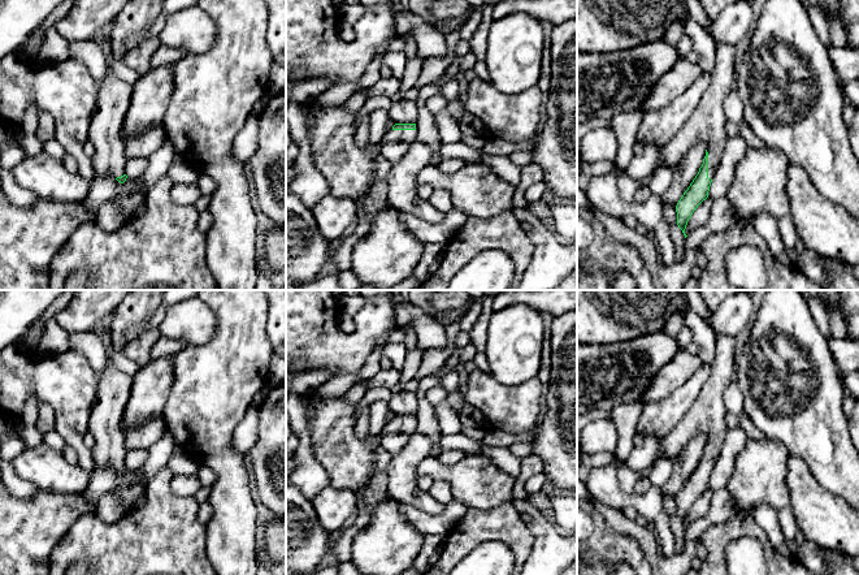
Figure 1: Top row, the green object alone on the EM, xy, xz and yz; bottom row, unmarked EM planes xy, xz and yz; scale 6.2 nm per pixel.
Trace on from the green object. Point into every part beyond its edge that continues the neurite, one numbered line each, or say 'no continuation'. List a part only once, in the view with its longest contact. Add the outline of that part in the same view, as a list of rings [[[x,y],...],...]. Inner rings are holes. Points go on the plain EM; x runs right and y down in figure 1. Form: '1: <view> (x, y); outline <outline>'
1: yz (707, 415); outline [[[716,333],[716,356],[711,366],[710,377],[703,385],[697,401],[684,416],[684,419],[660,441],[658,459],[671,458],[680,454],[686,444],[697,435],[703,433],[708,444],[708,470],[713,470],[720,454],[723,451],[726,438],[725,414],[728,412],[724,406],[724,390],[736,377],[736,356],[734,345],[736,338]]]

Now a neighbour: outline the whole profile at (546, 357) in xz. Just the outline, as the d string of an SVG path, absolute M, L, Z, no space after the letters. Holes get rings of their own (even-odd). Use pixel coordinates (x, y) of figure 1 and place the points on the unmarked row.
M548 312L542 314L543 320L543 341L541 354L541 367L537 377L539 379L545 390L547 390L551 380L551 364L552 364L552 332L551 325L554 316Z

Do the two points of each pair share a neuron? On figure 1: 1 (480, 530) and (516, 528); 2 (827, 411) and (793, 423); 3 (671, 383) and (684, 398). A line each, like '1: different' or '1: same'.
1: same
2: same
3: different

